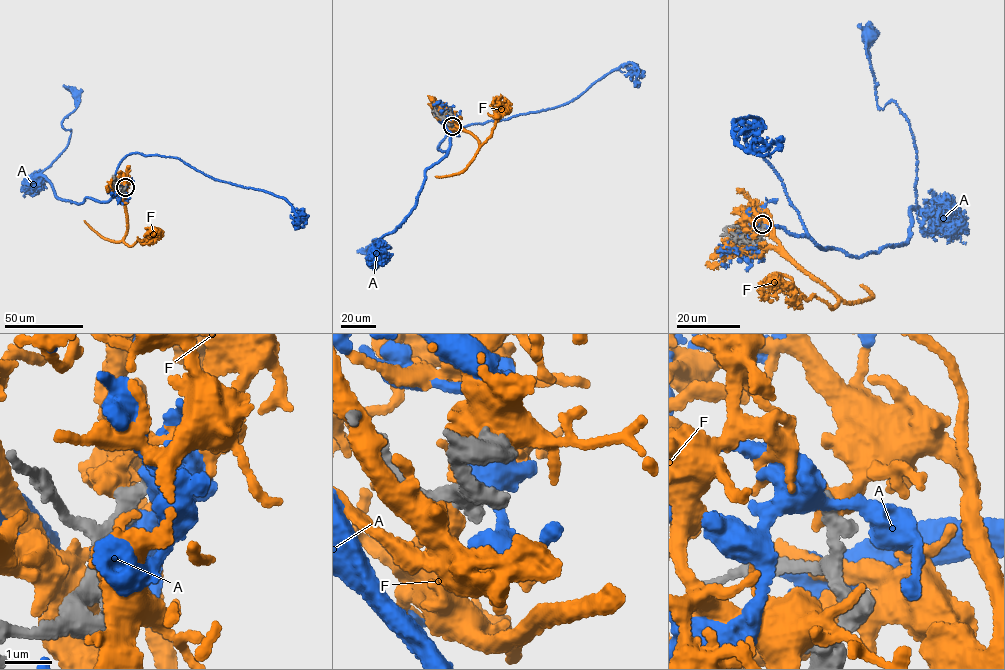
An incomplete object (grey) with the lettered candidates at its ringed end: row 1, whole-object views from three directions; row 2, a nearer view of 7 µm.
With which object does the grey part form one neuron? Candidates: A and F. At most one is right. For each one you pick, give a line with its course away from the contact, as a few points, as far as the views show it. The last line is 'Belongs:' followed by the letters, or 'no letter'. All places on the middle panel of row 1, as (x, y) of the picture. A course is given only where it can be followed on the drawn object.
Belongs: no letter

